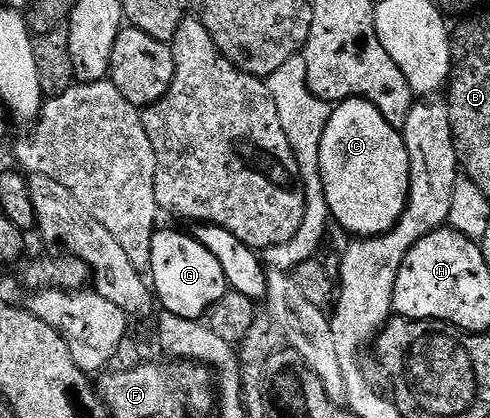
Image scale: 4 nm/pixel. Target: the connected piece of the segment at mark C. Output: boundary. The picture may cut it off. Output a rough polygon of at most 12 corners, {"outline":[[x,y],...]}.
{"outline":[[363,97],[320,144],[331,220],[353,238],[396,226],[410,155]]}

